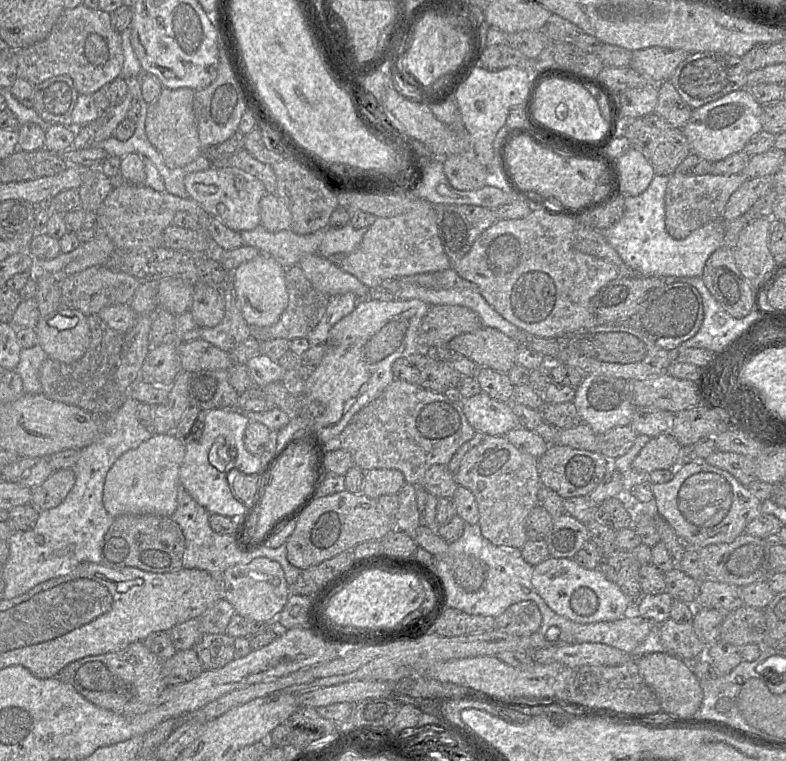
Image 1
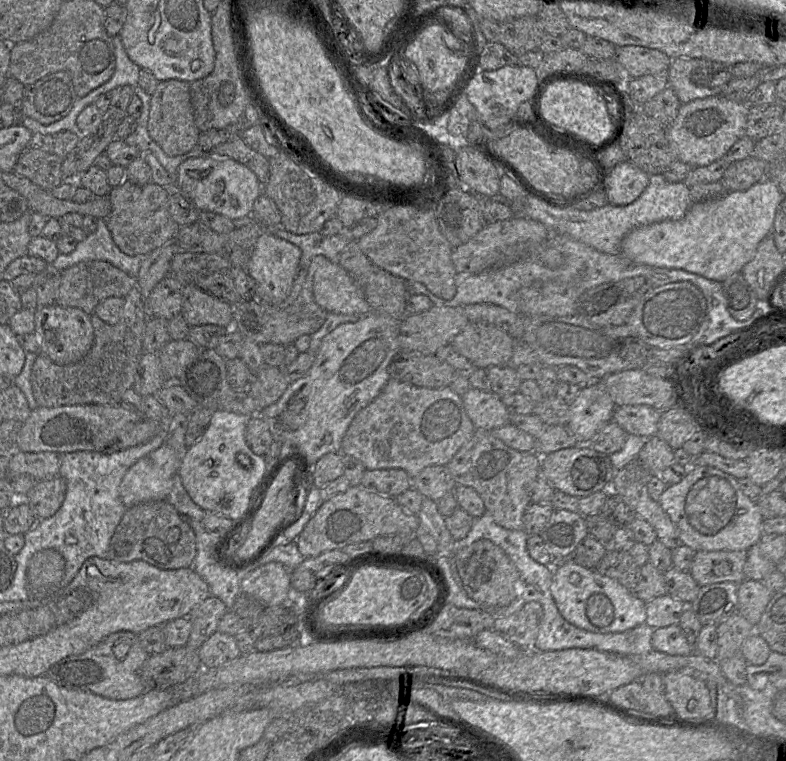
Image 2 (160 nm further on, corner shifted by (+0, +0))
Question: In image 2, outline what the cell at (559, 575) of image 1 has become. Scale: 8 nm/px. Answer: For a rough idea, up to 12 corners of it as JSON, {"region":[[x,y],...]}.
{"region":[[570,558],[551,595],[570,624],[619,633],[646,621],[646,603]]}

